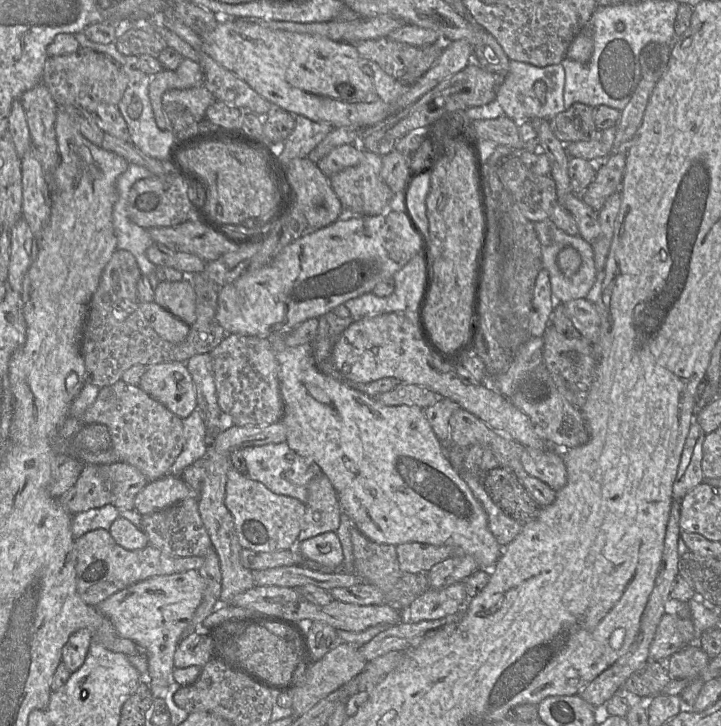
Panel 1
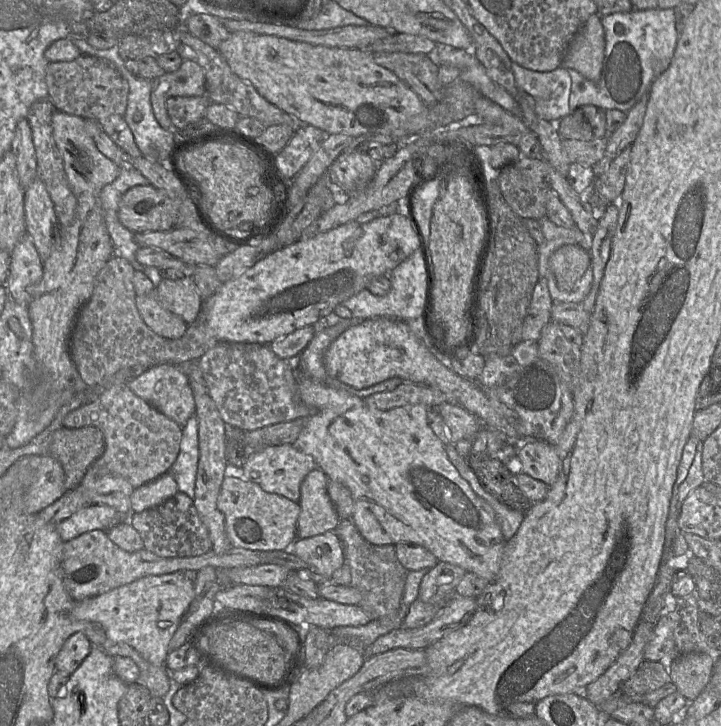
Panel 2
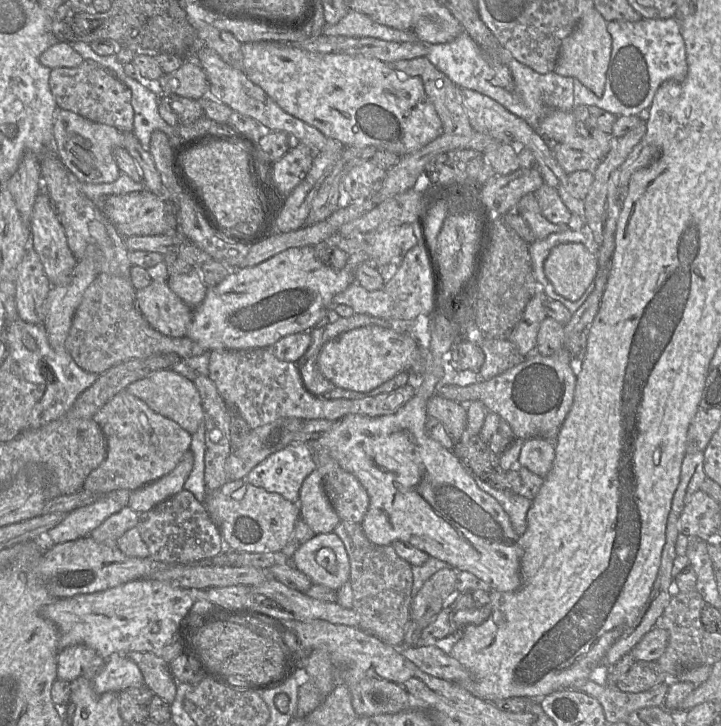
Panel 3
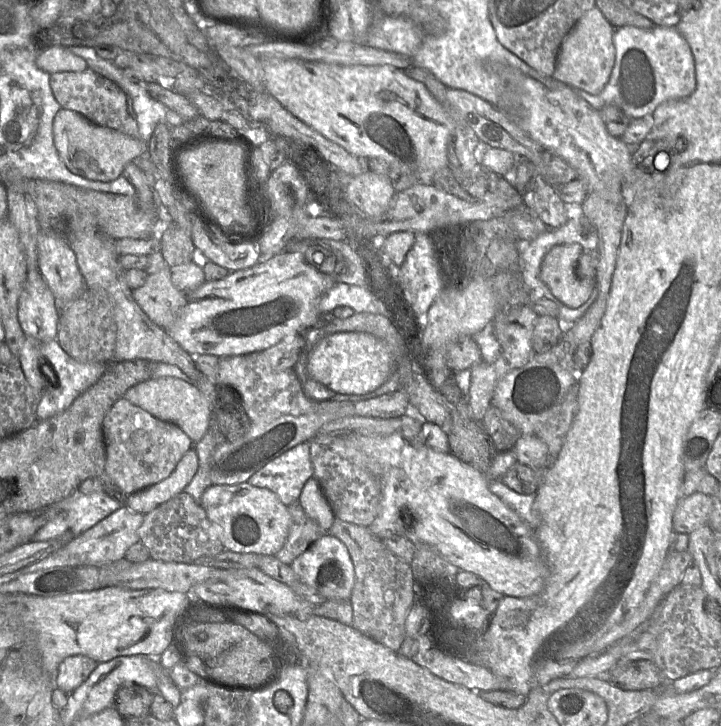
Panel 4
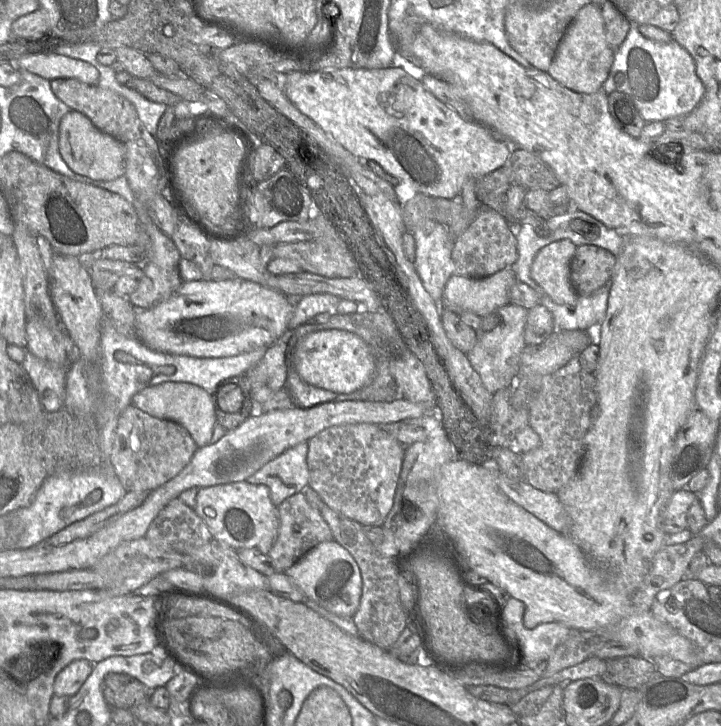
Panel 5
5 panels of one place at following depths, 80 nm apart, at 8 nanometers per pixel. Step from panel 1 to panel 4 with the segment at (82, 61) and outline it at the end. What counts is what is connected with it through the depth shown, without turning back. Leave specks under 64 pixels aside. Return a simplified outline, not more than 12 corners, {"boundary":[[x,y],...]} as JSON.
{"boundary":[[91,68],[50,75],[62,108],[141,139],[129,93]]}

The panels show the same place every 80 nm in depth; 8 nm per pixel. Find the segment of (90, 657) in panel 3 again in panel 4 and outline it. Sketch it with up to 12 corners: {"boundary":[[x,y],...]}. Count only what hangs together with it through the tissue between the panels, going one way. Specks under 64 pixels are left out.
{"boundary":[[84,655],[65,658],[55,686],[72,693],[97,664]]}

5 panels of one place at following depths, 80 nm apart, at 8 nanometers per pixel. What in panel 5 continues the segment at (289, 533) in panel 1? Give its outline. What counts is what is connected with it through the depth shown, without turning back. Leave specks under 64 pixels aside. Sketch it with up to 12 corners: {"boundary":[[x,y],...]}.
{"boundary":[[266,485],[201,487],[213,538],[267,555],[279,529]]}

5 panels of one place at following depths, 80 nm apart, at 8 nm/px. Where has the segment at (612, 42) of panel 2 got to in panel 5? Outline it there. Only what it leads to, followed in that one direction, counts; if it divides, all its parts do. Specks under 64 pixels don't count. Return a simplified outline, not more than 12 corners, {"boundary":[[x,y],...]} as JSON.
{"boundary":[[631,23],[603,90],[645,122],[689,114],[705,93],[675,40]]}

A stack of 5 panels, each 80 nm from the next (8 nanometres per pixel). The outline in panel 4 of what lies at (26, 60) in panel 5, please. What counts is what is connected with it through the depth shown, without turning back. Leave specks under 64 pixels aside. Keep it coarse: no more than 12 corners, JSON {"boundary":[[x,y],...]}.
{"boundary":[[69,48],[39,53],[39,69],[49,73],[82,72],[86,61]]}

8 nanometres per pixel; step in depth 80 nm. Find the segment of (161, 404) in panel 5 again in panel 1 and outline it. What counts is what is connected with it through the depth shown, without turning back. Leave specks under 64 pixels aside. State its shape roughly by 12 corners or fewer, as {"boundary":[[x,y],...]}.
{"boundary":[[183,362],[147,366],[138,386],[181,419],[197,408]]}

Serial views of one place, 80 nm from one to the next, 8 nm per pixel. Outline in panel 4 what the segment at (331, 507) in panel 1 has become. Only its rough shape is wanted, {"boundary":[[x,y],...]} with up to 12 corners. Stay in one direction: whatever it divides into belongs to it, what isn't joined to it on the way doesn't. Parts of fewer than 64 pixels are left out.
{"boundary":[[314,476],[299,502],[329,532],[336,517]]}

